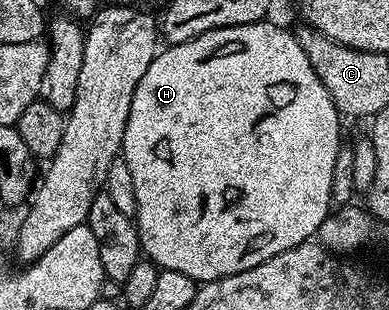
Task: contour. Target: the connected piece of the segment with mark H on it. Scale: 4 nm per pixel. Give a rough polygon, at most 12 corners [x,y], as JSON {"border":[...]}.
{"border":[[272,19],[161,48],[123,159],[203,283],[313,240],[342,151]]}

